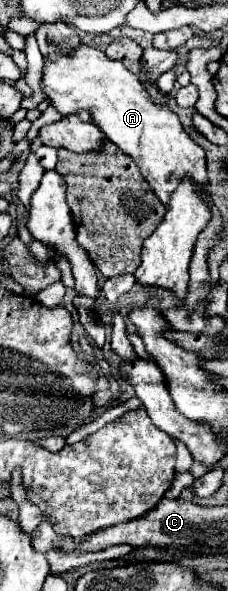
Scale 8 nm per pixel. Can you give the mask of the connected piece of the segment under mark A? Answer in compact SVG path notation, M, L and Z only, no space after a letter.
M79 44L69 54L59 54L57 60L43 62L41 86L63 116L87 110L99 130L137 162L141 174L149 180L165 206L185 174L191 174L191 178L205 186L205 192L209 194L203 148L189 138L175 112L161 108L151 100L141 80L131 74L123 62L107 58L99 48Z

